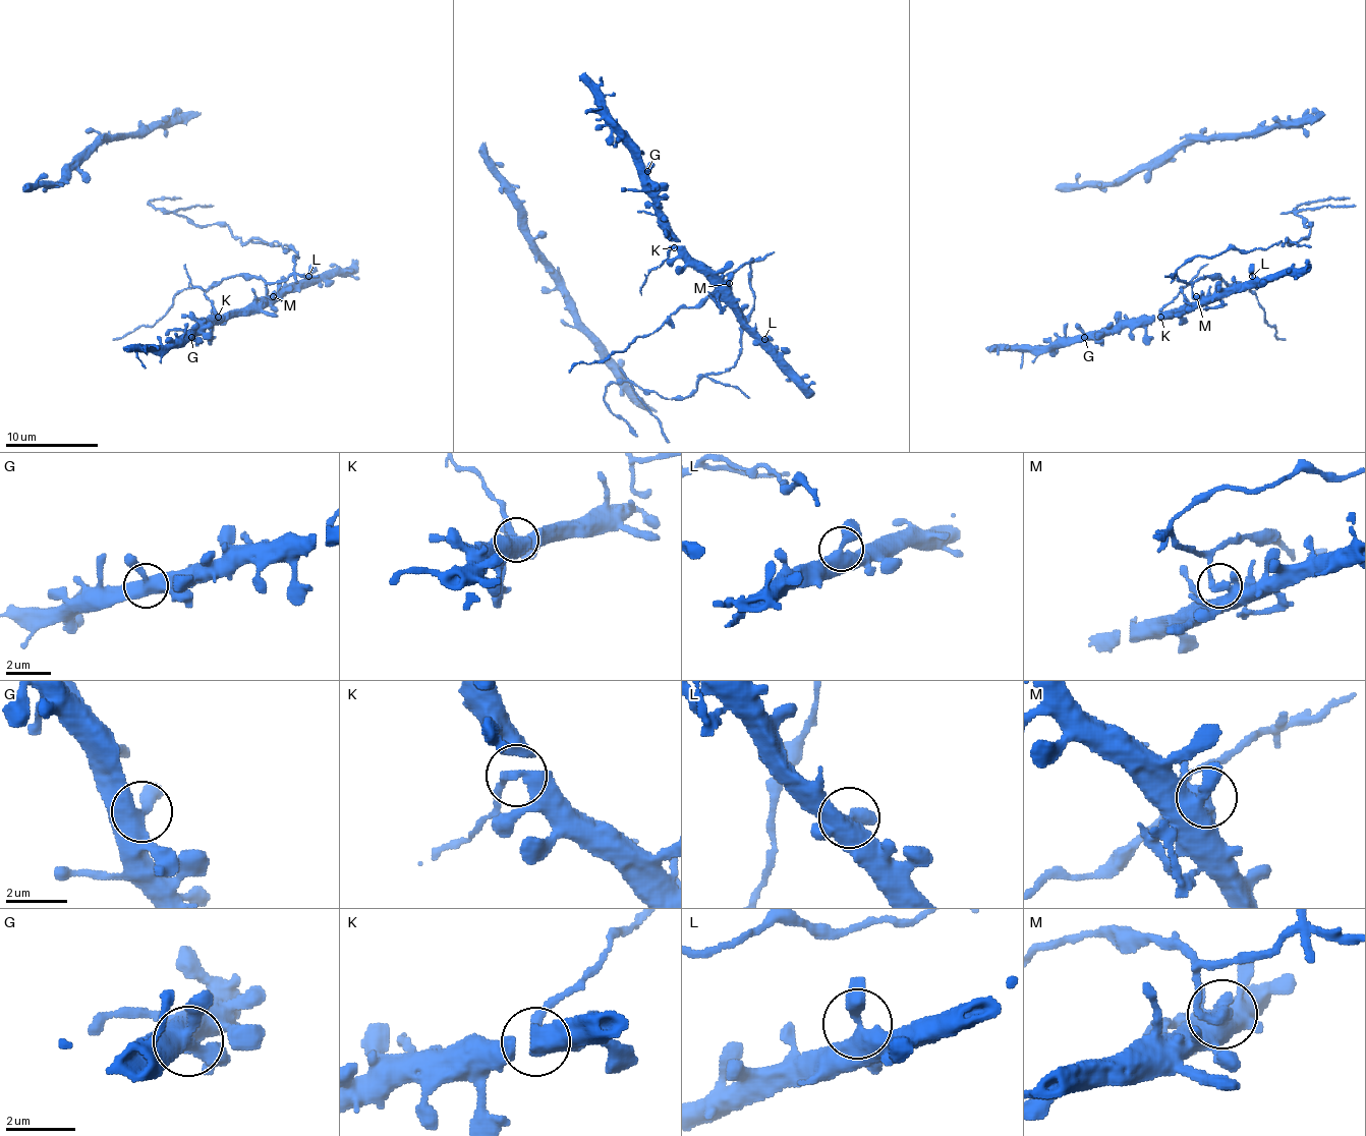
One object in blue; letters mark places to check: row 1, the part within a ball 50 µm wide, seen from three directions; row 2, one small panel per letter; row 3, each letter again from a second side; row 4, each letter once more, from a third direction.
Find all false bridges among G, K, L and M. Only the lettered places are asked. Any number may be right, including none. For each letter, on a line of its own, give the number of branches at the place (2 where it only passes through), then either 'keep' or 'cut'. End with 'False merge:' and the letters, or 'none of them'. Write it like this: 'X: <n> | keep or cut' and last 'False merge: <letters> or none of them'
G: 3 | keep
K: 3 | cut
L: 2 | keep
M: 2 | cut
False merge: K, M

